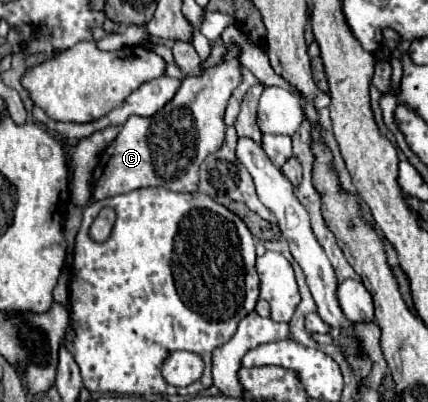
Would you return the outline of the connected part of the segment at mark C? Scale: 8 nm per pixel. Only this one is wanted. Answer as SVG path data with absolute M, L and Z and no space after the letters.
M231 43L227 53L223 55L219 65L203 69L199 75L189 75L181 81L175 97L153 117L137 117L131 115L127 123L121 127L121 133L111 141L111 145L103 151L99 165L93 171L93 199L115 197L121 193L129 193L141 187L165 187L169 191L195 191L197 189L197 173L203 159L215 153L225 139L225 105L233 93L233 89L241 83L241 49L237 43Z

